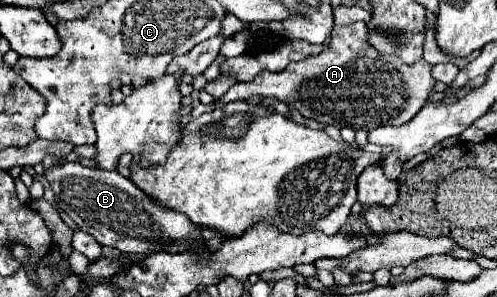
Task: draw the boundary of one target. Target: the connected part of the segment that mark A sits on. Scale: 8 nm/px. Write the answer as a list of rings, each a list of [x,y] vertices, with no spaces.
[[[363,21],[335,27],[331,33],[331,41],[323,47],[323,51],[315,57],[305,57],[301,61],[295,61],[287,65],[281,73],[263,71],[249,83],[235,83],[223,97],[215,99],[215,107],[223,107],[231,101],[249,101],[255,97],[275,97],[277,101],[283,101],[285,105],[297,109],[303,117],[311,117],[323,125],[335,125],[335,127],[351,127],[351,129],[363,129],[371,131],[379,125],[403,125],[419,113],[419,109],[425,105],[427,95],[433,91],[435,79],[431,77],[431,65],[421,59],[415,65],[405,65],[399,57],[393,55],[381,55],[367,43],[367,25]]]

